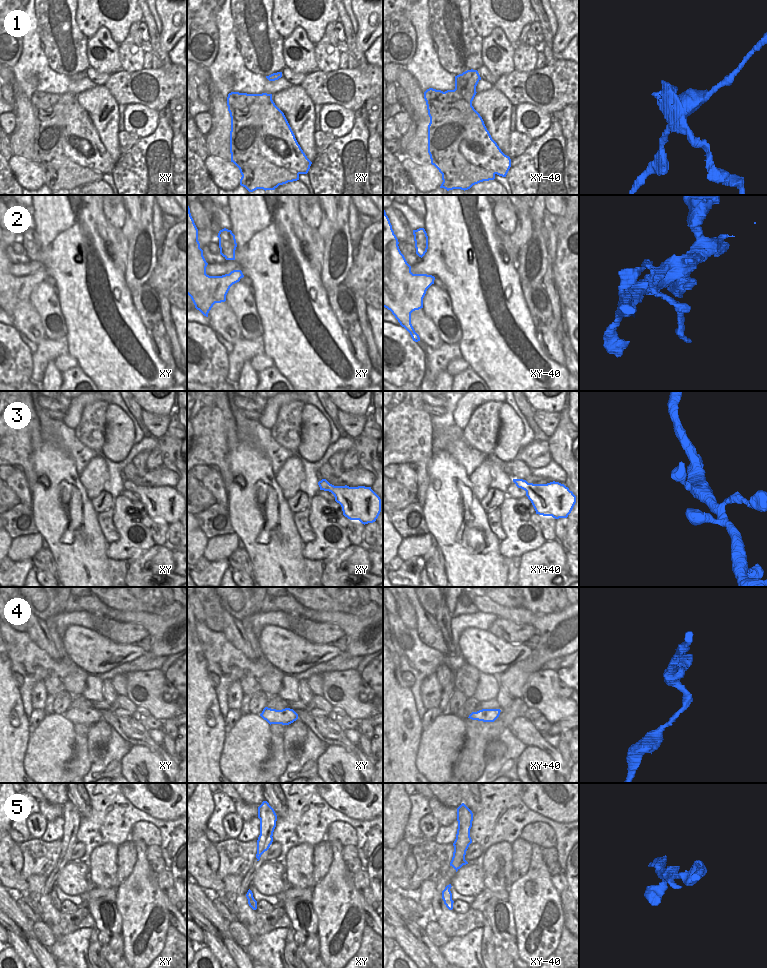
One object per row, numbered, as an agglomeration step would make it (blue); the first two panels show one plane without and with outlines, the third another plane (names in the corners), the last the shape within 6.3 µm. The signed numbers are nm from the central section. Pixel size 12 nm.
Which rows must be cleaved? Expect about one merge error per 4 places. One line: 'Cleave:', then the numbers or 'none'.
Cleave: 1, 2

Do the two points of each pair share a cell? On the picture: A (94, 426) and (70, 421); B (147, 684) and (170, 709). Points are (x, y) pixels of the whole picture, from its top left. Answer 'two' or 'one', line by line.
A: two
B: one

